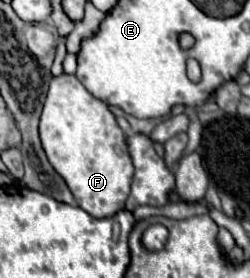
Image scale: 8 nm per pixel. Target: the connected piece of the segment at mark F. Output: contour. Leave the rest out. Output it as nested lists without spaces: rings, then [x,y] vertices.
[[[63,73],[51,81],[41,113],[39,135],[53,169],[67,181],[81,209],[93,217],[111,217],[125,207],[133,177],[125,133],[119,129],[107,105],[93,97],[75,75]]]

